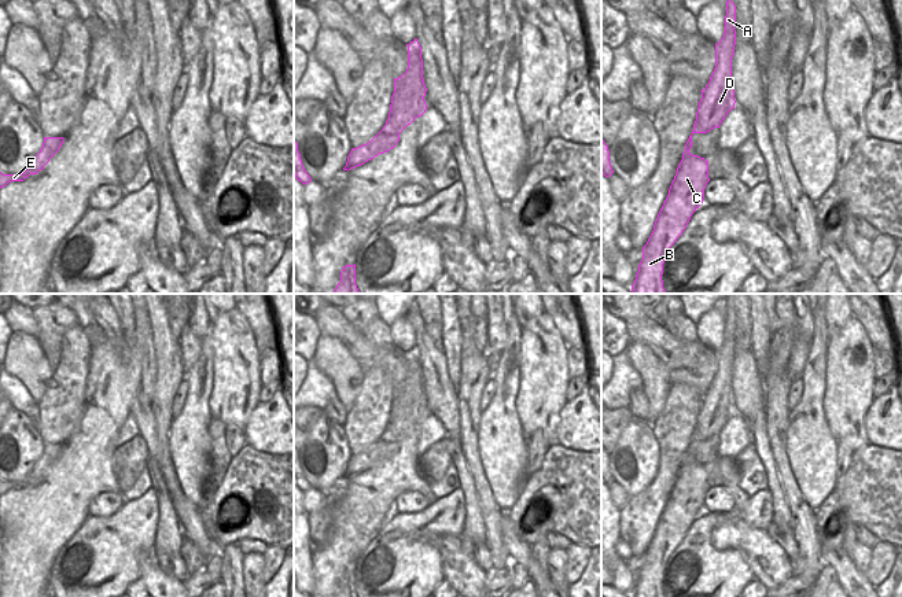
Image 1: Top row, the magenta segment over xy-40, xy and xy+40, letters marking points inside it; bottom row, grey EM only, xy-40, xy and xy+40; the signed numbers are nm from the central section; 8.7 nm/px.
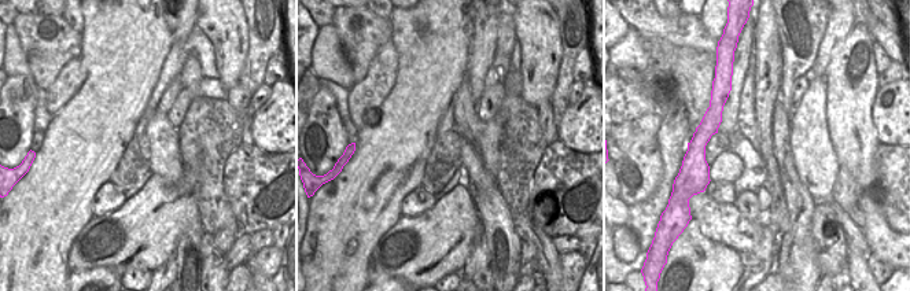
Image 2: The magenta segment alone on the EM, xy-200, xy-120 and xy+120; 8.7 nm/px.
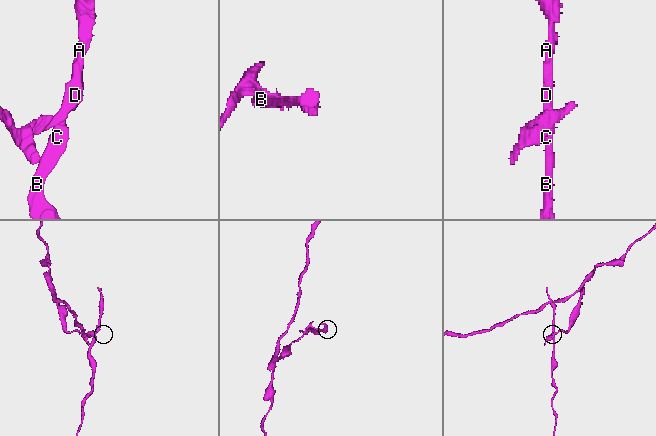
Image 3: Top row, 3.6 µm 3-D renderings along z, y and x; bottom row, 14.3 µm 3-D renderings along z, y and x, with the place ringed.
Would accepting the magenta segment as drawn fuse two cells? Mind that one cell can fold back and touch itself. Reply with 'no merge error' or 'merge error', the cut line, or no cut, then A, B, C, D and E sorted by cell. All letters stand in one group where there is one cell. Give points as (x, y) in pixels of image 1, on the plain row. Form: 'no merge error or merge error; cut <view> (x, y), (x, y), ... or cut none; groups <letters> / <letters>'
merge error; cut xy (365, 452), (375, 463); groups A B C D / E

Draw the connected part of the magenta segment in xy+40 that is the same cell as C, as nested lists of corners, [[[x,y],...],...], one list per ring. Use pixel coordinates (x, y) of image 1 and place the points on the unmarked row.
[[[691,442],[654,538],[643,554],[643,567],[632,597],[664,597],[662,582],[666,561],[703,511],[704,495],[710,489],[708,468],[692,463],[692,452]]]

